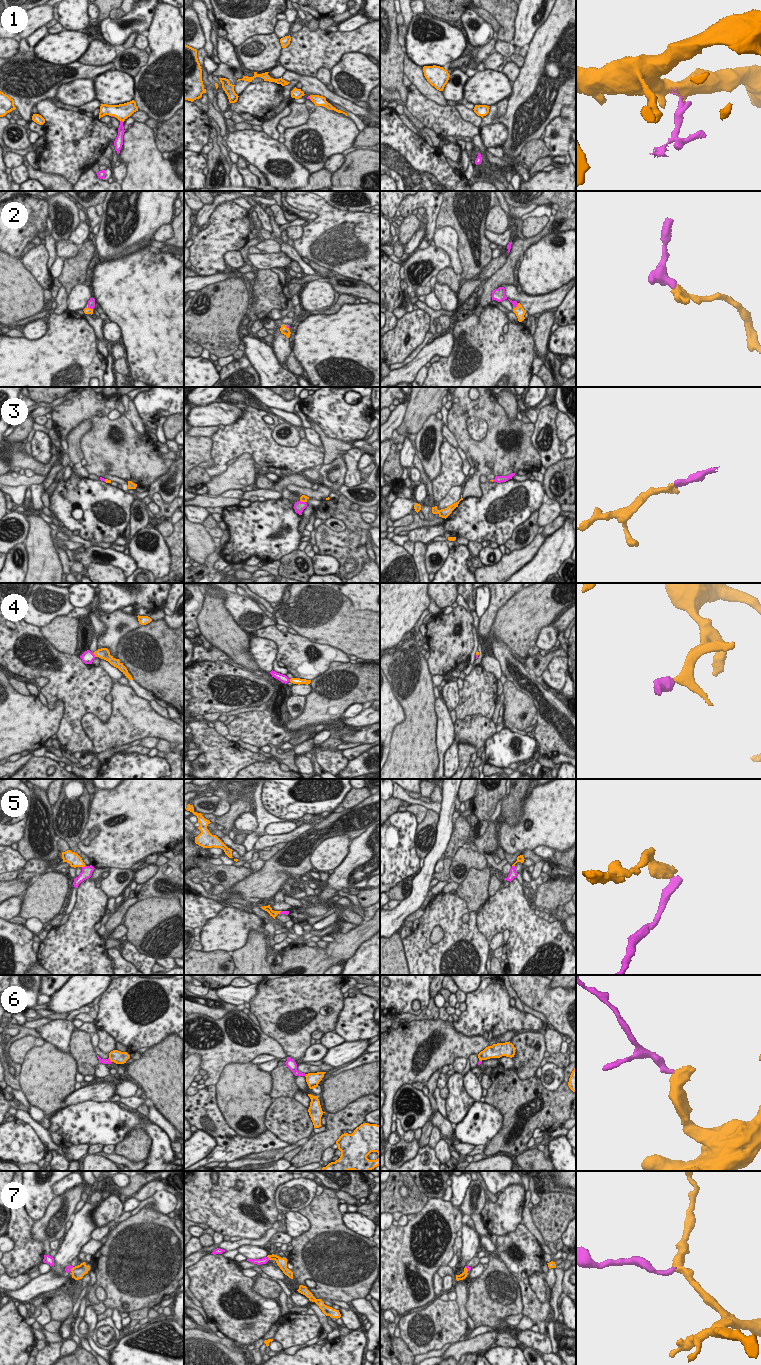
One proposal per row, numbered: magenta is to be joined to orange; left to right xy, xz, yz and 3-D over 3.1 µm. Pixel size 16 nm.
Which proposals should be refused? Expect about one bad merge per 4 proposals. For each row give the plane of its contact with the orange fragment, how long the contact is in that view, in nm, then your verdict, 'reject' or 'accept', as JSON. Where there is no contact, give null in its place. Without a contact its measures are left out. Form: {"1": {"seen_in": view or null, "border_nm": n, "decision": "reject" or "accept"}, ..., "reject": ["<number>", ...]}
{"1": {"seen_in": "xy", "border_nm": 80, "decision": "accept"}, "2": {"seen_in": "xy", "border_nm": 100, "decision": "accept"}, "3": {"seen_in": "xz", "border_nm": 100, "decision": "accept"}, "4": {"seen_in": "xy", "border_nm": 60, "decision": "accept"}, "5": {"seen_in": "xy", "border_nm": 70, "decision": "accept"}, "6": {"seen_in": "xy", "border_nm": 80, "decision": "reject"}, "7": {"seen_in": "xz", "border_nm": 70, "decision": "accept"}, "reject": ["6"]}

